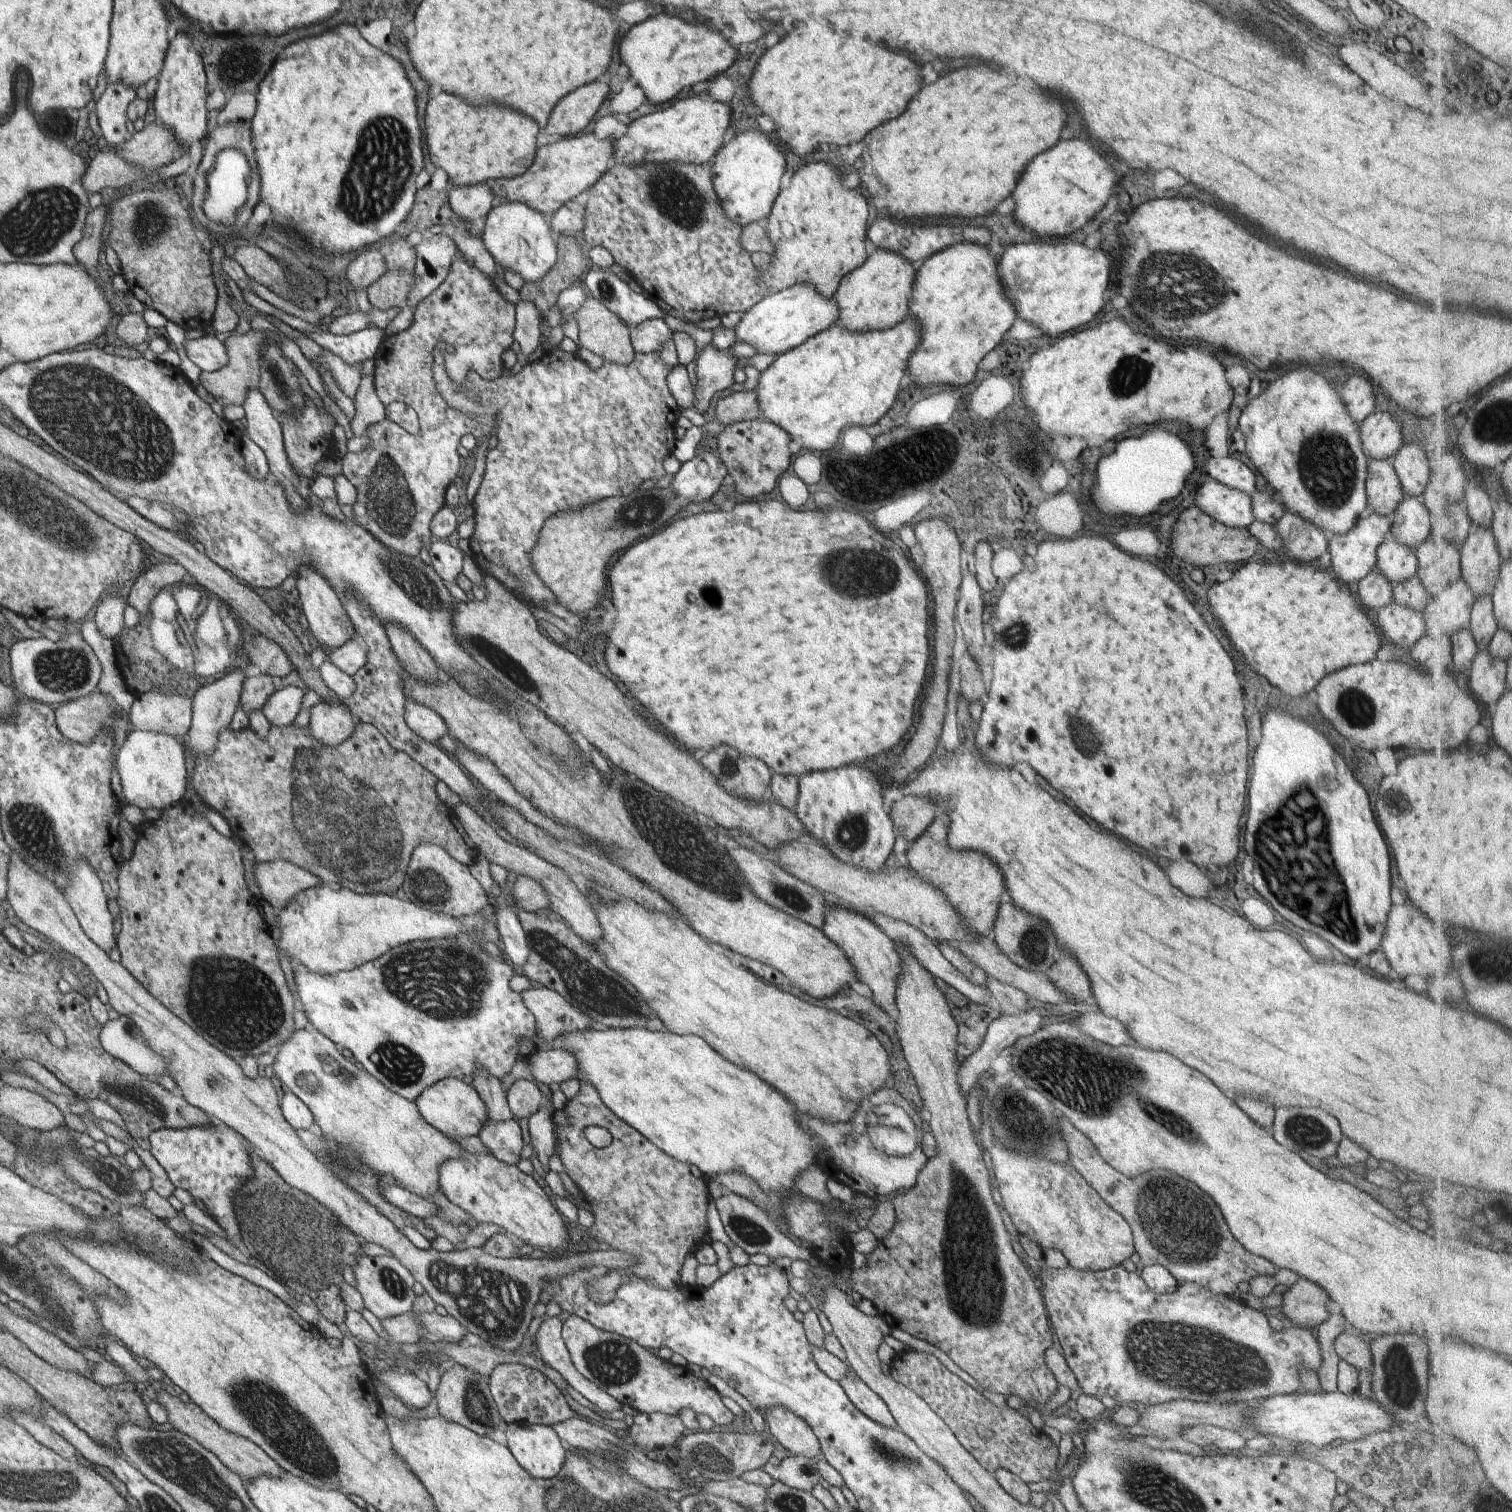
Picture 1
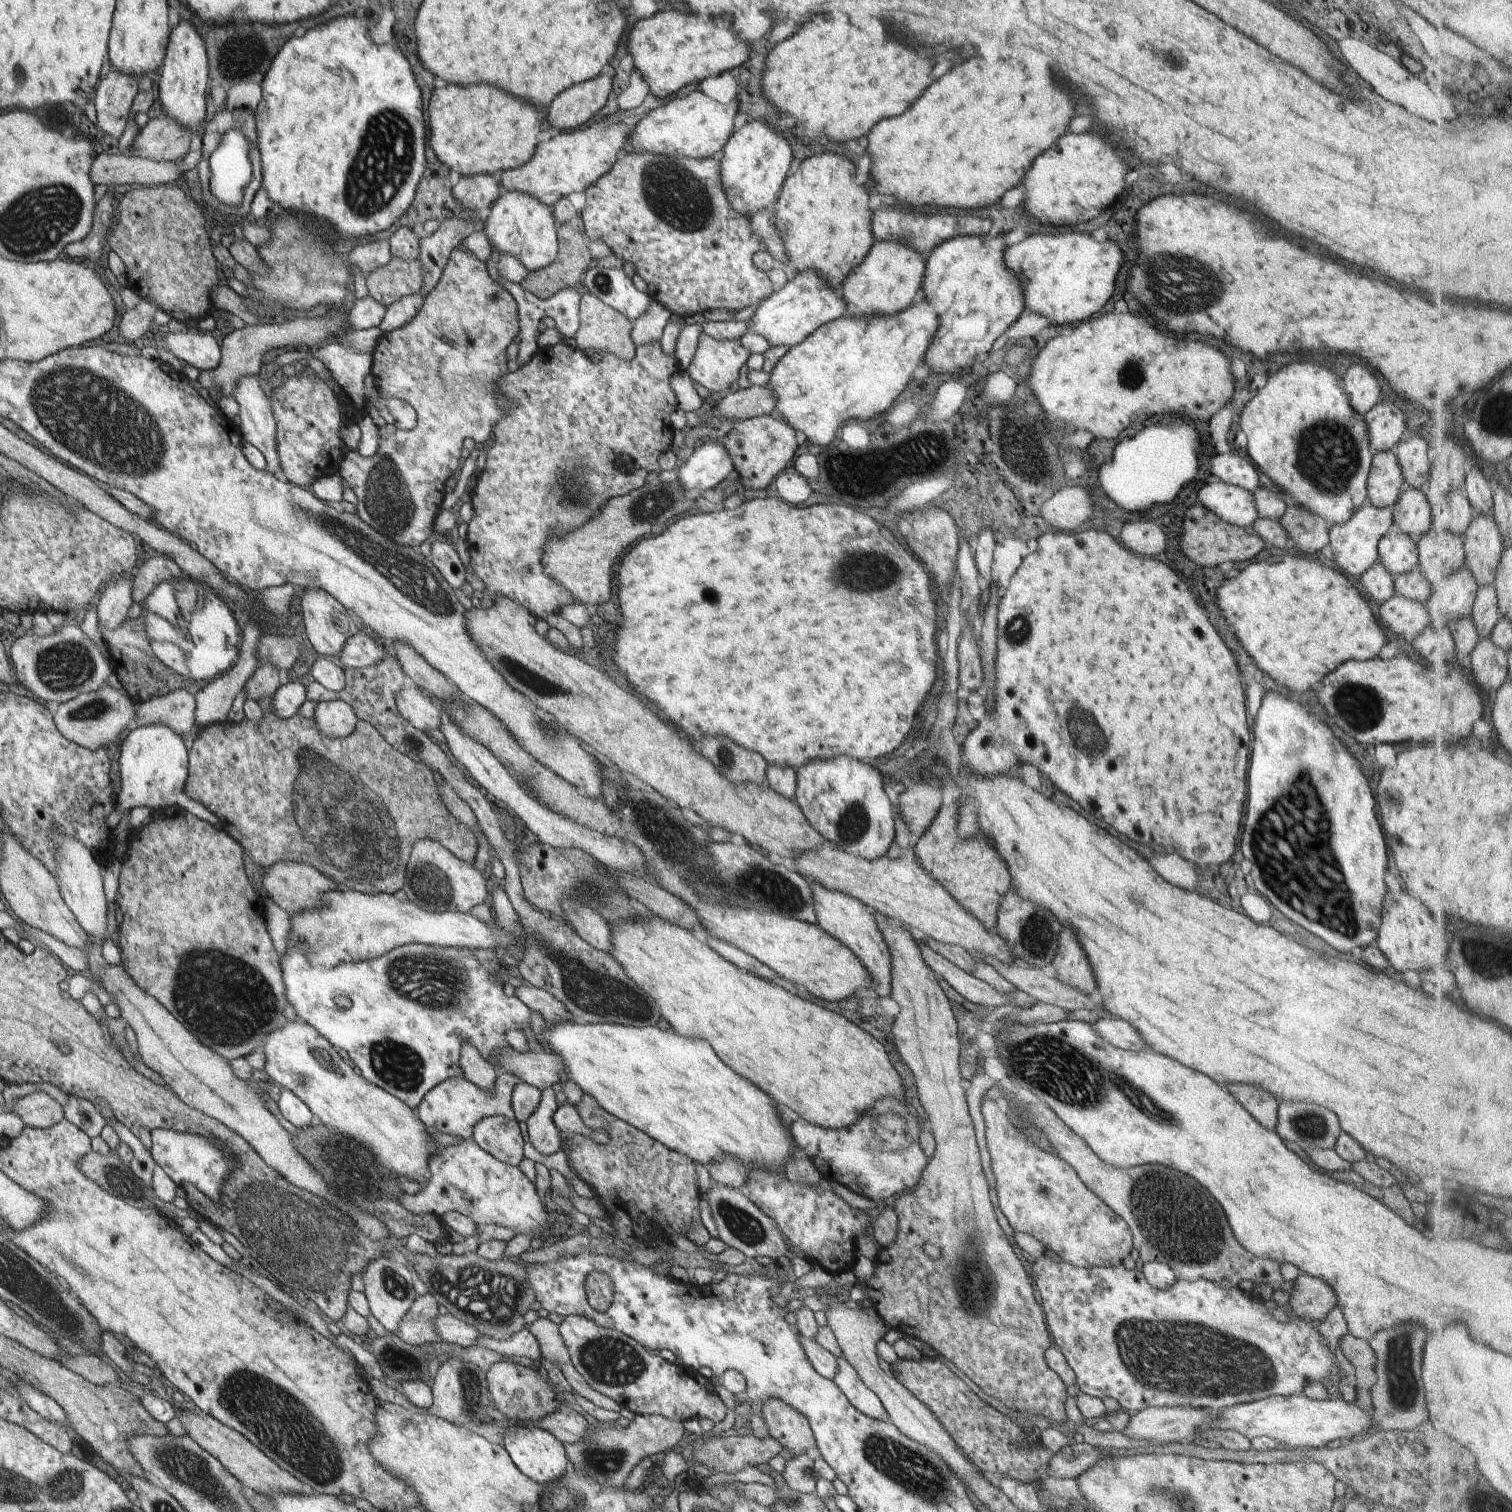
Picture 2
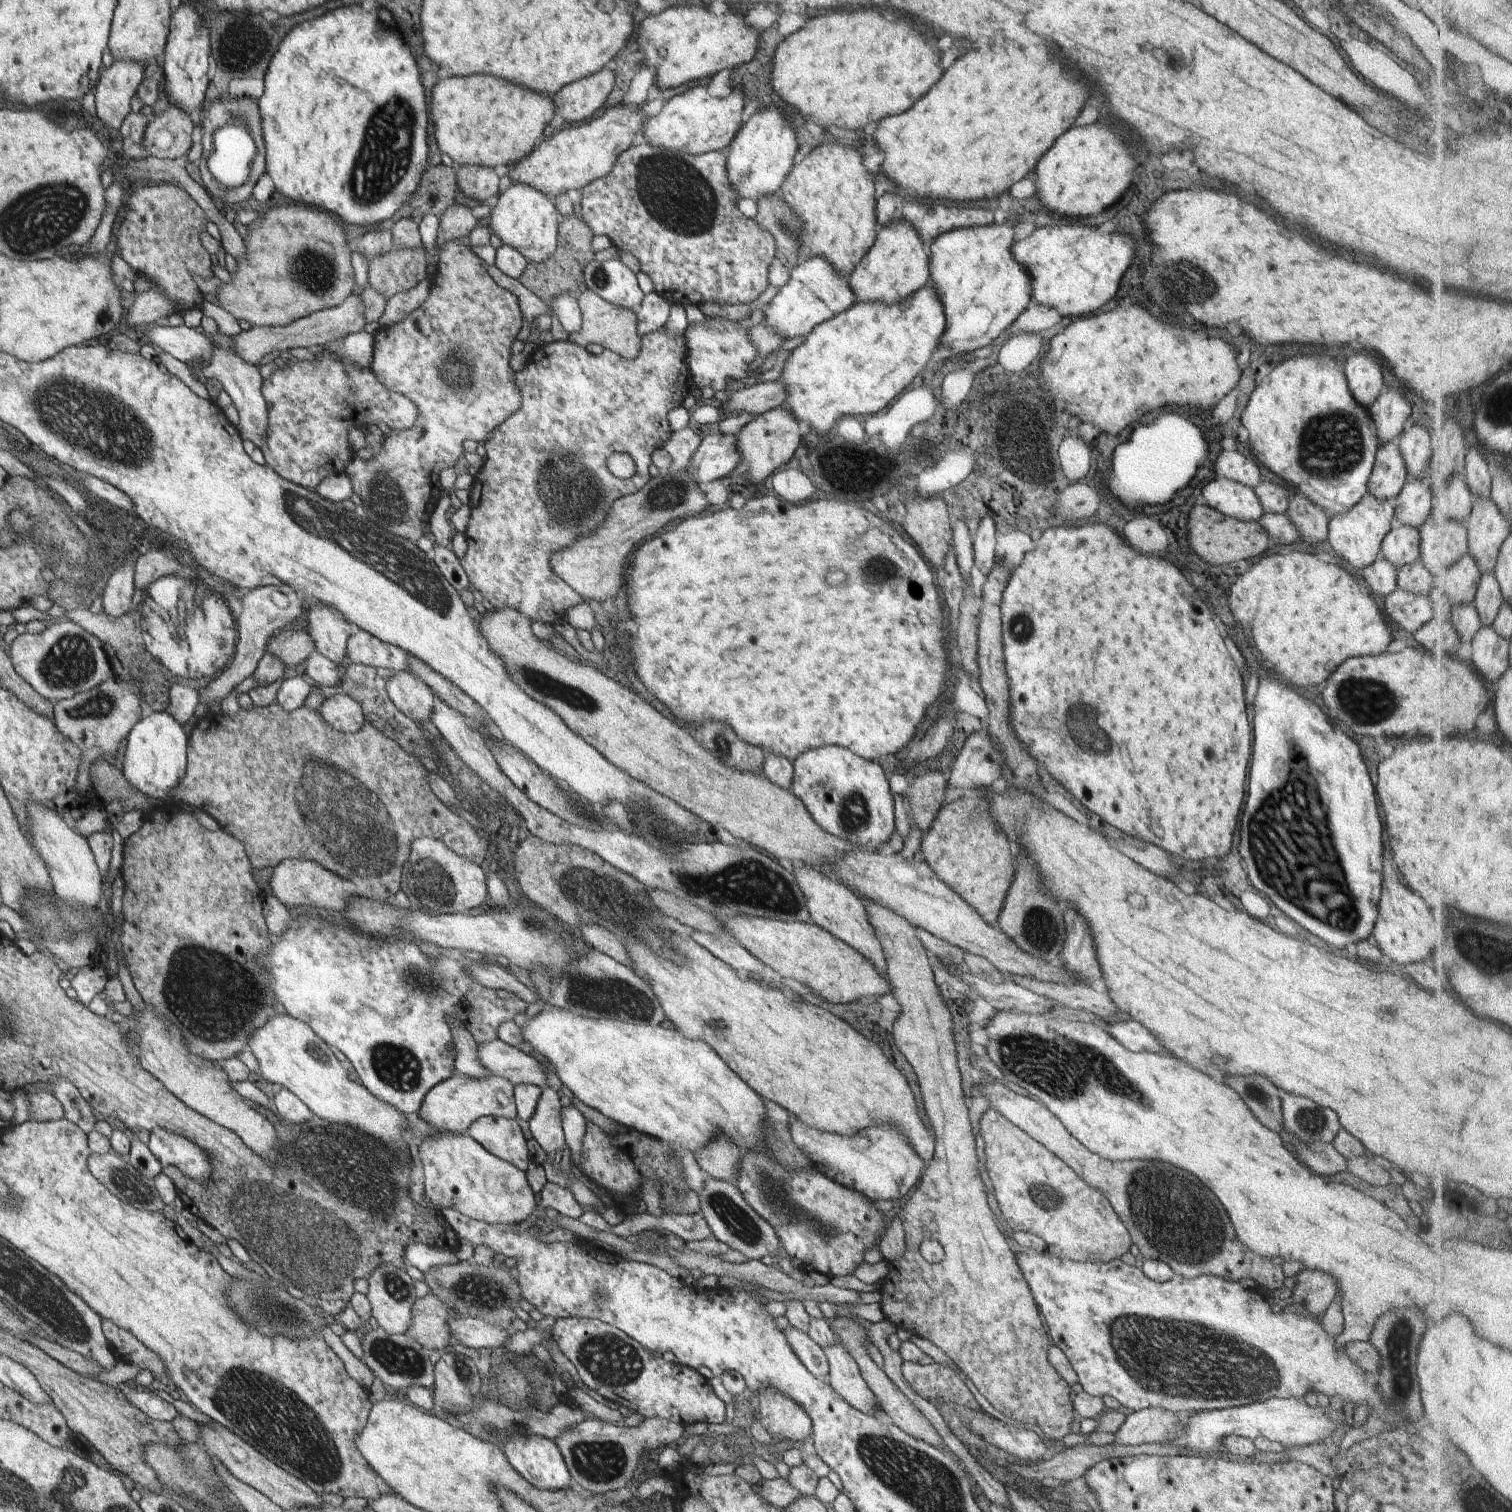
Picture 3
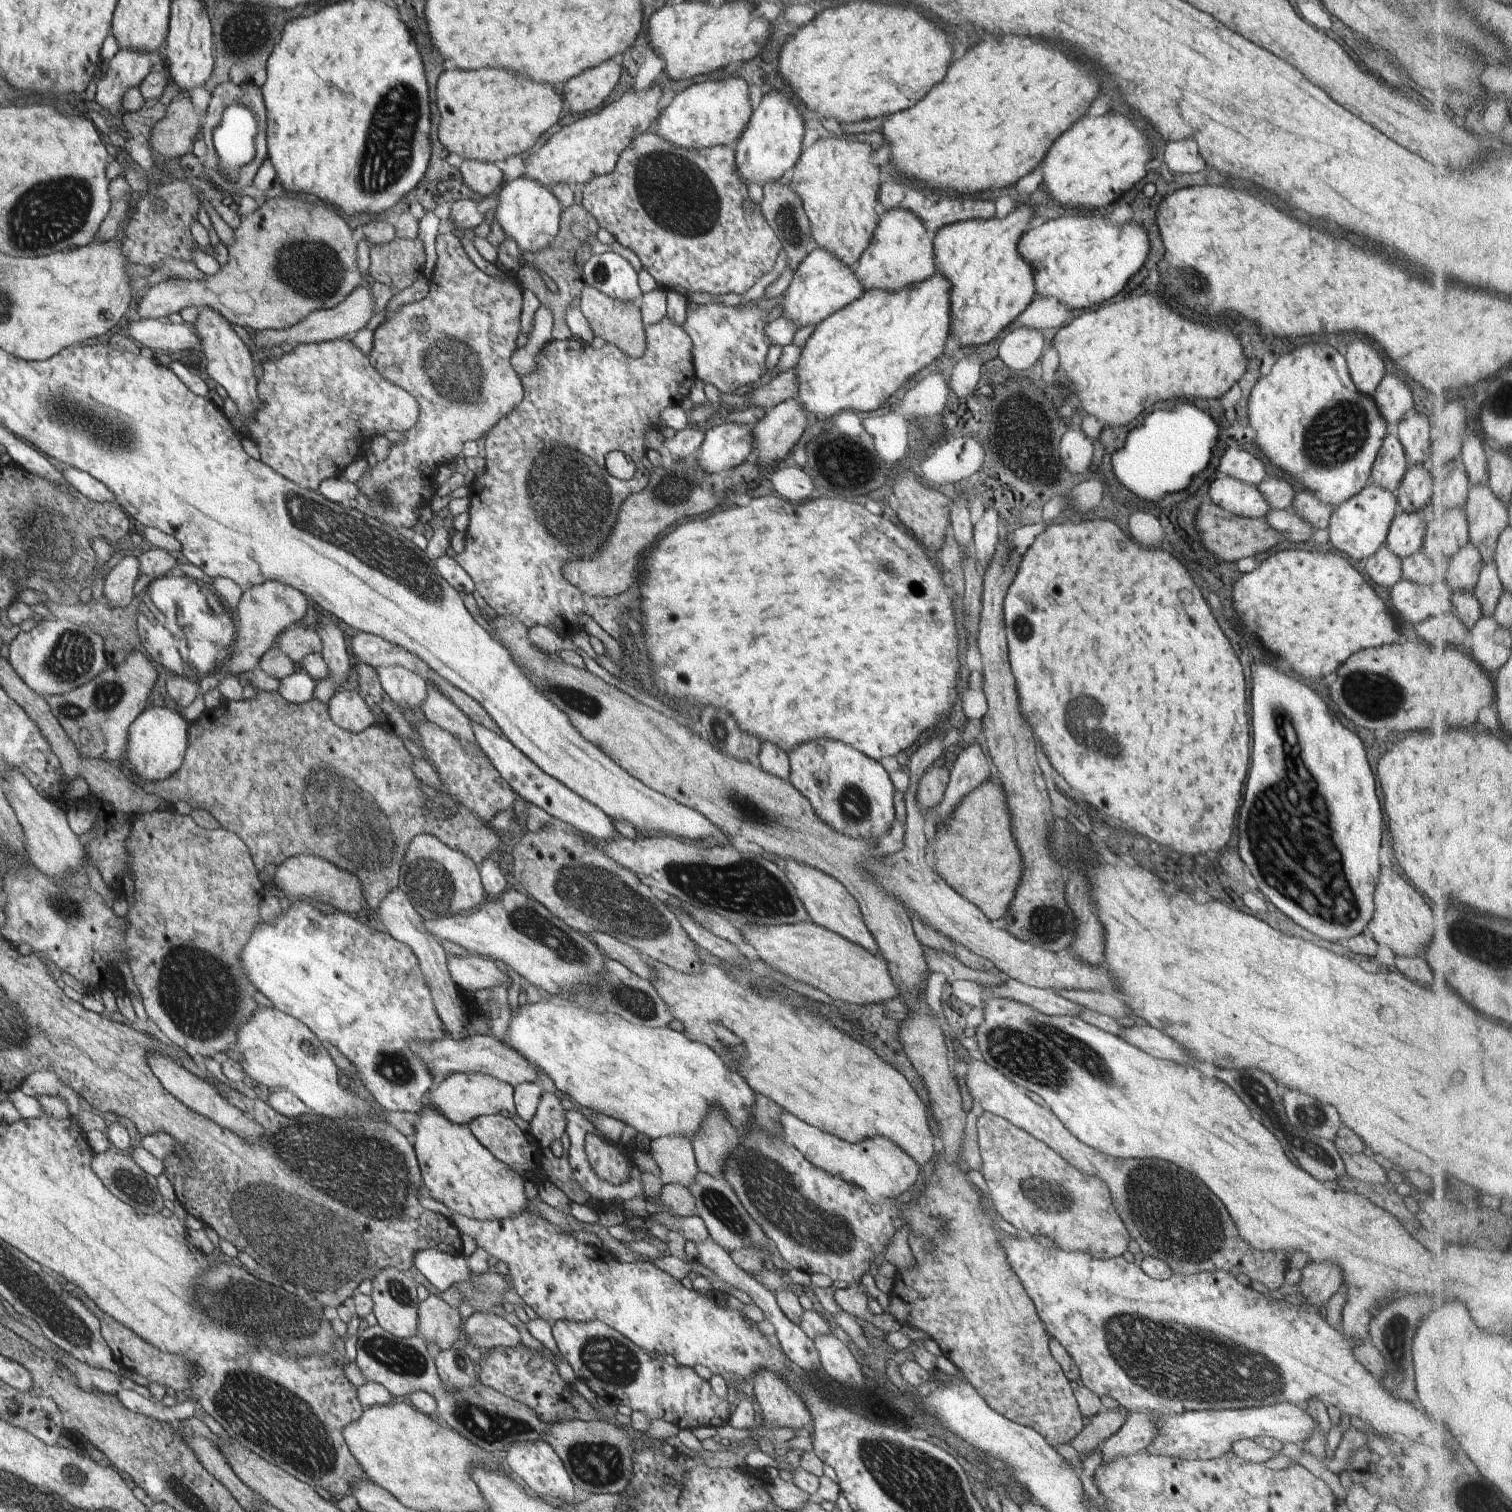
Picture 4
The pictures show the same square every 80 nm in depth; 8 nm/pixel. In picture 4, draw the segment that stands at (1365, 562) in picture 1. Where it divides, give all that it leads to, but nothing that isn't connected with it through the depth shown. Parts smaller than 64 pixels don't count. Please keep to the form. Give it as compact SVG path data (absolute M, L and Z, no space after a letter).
M1368 481L1357 495L1333 509L1329 520L1329 540L1344 556L1350 556L1356 562L1368 560L1380 545L1385 544L1390 525L1398 511L1397 495Z

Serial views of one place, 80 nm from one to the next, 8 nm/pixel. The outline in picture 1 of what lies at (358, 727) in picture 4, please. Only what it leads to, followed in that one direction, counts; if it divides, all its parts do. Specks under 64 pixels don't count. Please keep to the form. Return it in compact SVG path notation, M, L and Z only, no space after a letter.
M326 702L311 707L309 710L309 734L311 737L325 747L335 747L350 738L352 731L355 729L356 719L345 708L344 704L336 705Z

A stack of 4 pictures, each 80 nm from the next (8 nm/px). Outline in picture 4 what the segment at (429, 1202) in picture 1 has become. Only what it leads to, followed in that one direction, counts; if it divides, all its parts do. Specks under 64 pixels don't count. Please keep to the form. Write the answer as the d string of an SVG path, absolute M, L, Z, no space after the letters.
M424 1100L424 1108L419 1112L419 1119L415 1124L414 1144L417 1156L418 1166L421 1170L422 1183L430 1191L430 1196L438 1202L442 1202L446 1210L466 1215L468 1218L475 1218L481 1221L493 1221L509 1219L526 1212L524 1208L529 1206L526 1192L524 1192L524 1180L522 1176L507 1163L502 1162L499 1158L491 1153L472 1134L469 1126L456 1125L447 1116L440 1114L437 1109L428 1105Z

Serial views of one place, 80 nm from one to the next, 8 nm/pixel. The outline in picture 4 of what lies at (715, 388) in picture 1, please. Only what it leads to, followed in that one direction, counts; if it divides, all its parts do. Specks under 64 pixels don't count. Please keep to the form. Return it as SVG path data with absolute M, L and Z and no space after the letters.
M721 303L698 305L687 313L683 329L692 341L692 362L698 380L705 385L715 386L724 394L738 393L746 384L758 382L764 374L764 363L771 345L764 334L768 315L754 305L738 310L740 306L725 306Z

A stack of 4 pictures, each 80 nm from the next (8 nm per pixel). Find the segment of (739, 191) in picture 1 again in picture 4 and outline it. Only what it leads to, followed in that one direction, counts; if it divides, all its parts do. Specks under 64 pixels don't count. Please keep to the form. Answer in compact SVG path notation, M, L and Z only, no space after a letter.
M772 91L768 95L764 95L760 105L753 111L749 121L746 123L742 134L738 137L734 146L734 166L740 180L748 187L752 183L760 186L765 183L773 183L784 180L789 176L793 166L801 156L802 139L804 136L804 121L796 106L790 102L788 96Z

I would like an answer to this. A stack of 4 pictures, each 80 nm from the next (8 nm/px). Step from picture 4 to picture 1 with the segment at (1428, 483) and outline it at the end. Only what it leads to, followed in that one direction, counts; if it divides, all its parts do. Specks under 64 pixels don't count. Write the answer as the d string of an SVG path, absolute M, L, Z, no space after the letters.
M1403 495L1403 500L1390 516L1390 537L1412 550L1427 541L1431 534L1431 516L1421 498Z

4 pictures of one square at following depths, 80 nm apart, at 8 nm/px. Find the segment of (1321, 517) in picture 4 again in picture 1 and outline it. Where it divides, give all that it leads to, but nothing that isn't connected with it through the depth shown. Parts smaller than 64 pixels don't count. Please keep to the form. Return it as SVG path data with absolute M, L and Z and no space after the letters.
M1286 512L1275 524L1275 529L1283 540L1284 548L1280 557L1316 564L1318 558L1328 550L1329 535L1292 513Z

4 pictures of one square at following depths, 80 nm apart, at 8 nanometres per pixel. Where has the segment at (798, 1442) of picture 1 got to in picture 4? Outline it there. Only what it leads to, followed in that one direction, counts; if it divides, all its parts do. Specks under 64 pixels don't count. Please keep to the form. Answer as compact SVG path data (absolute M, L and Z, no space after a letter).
M760 1369L756 1371L752 1383L762 1414L760 1422L801 1432L813 1424L805 1402L784 1379L767 1369Z

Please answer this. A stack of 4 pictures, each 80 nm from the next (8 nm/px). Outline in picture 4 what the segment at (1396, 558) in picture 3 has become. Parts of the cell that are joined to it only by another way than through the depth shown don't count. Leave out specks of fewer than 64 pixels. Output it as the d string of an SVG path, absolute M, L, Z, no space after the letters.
M1435 507L1417 513L1404 513L1399 510L1385 540L1385 545L1392 554L1402 560L1422 550L1426 525L1436 511Z

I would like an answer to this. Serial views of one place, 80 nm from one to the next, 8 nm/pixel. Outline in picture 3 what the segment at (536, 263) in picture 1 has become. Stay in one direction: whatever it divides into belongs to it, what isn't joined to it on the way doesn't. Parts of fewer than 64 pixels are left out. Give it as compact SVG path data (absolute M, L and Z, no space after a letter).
M514 183L506 191L500 191L492 202L489 230L496 234L502 245L520 251L528 263L544 263L556 254L556 238L559 238L558 212L547 195L525 183Z

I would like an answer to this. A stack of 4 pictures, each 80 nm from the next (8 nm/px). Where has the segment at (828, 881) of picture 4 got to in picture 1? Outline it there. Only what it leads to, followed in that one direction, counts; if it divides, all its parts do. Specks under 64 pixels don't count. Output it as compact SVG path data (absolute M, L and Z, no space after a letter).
M835 905L825 913L823 932L847 956L855 970L855 976L868 985L872 991L871 999L885 1012L884 1006L895 1003L897 981L903 970L903 958L897 951L895 942L858 910Z

